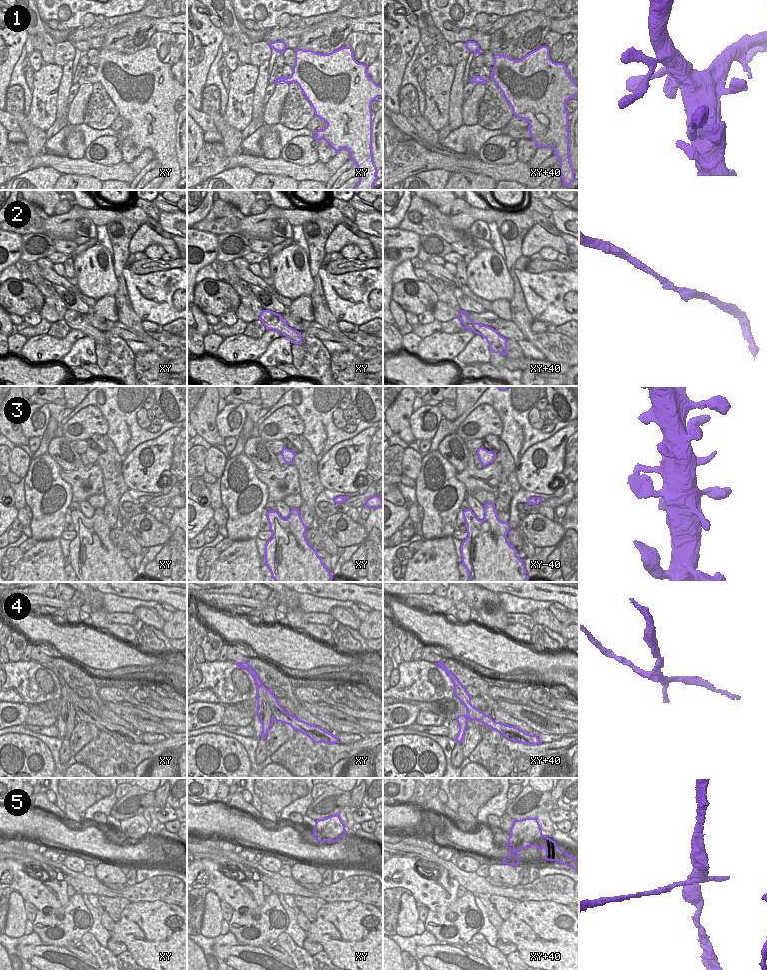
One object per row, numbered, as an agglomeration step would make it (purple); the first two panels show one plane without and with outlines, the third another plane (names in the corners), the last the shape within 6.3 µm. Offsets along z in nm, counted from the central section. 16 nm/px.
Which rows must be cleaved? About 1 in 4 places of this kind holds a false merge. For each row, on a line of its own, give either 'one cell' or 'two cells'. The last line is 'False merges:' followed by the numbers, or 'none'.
1: one cell
2: one cell
3: one cell
4: two cells
5: two cells
False merges: 4, 5

